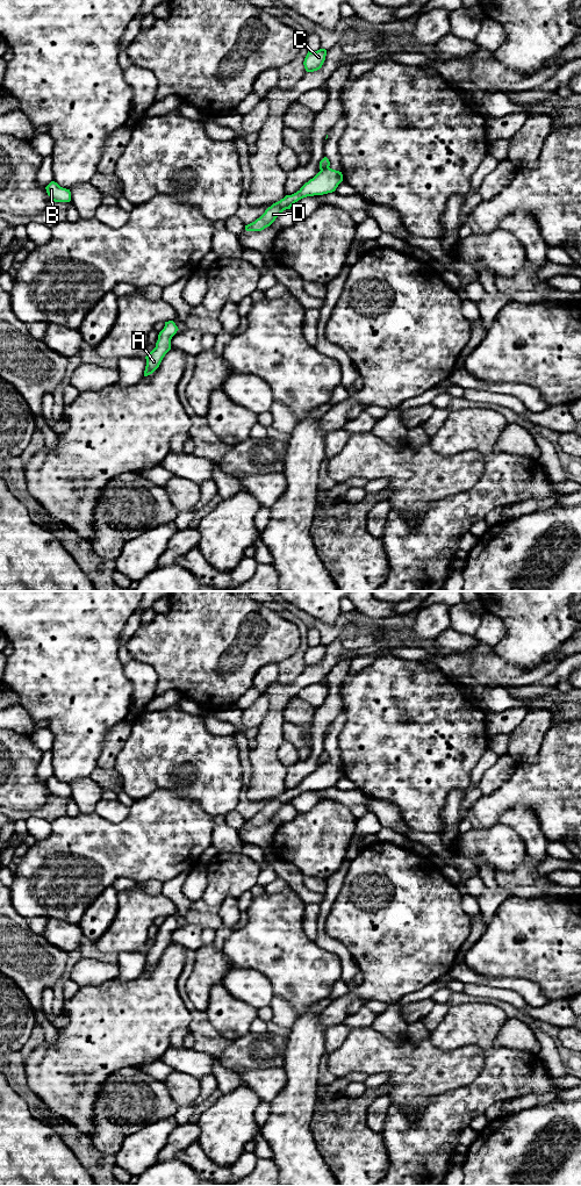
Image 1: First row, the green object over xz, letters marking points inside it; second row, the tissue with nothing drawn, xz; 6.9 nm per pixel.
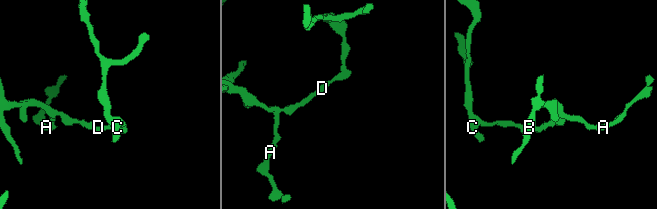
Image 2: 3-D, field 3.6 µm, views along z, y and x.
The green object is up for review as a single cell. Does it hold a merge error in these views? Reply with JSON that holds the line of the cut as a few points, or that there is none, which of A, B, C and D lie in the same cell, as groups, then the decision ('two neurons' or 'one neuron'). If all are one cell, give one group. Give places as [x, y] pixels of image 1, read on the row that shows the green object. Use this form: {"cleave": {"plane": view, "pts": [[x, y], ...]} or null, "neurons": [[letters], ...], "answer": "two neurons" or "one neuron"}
{"cleave": {"plane": "xz", "pts": [[328, 166], [321, 170]]}, "neurons": [["A", "B", "D"], ["C"]], "answer": "two neurons"}

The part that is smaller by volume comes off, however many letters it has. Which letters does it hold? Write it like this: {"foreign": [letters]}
{"foreign": ["C"]}

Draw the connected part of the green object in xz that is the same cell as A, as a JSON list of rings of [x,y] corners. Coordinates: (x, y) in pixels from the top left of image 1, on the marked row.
[[[173,321],[165,322],[164,329],[158,335],[156,347],[145,357],[146,366],[144,376],[152,374],[159,367],[163,358],[171,350],[171,339],[178,330]]]

